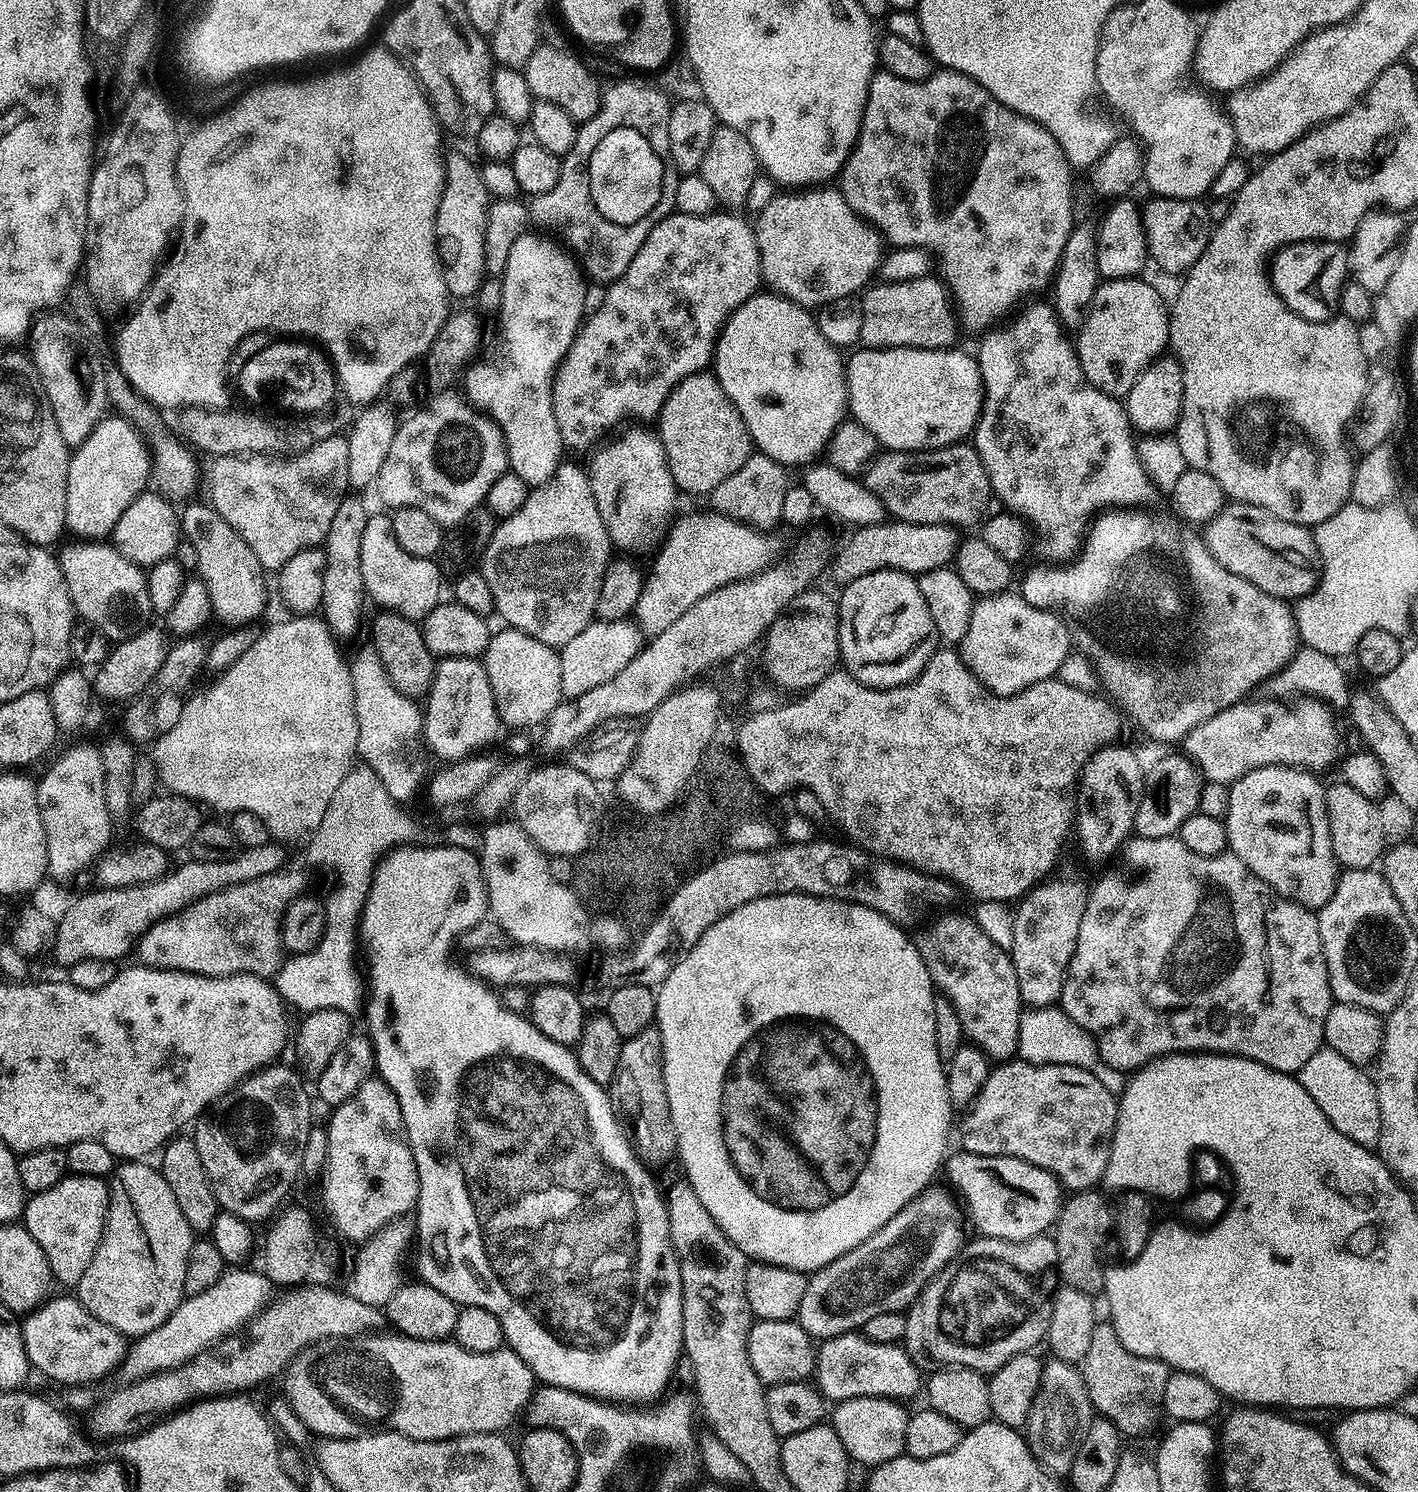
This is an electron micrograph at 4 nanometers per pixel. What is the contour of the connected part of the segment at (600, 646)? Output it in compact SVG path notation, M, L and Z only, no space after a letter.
M593 620L586 630L561 647L562 688L567 699L576 699L587 690L594 690L636 657L644 645L643 629L632 620Z

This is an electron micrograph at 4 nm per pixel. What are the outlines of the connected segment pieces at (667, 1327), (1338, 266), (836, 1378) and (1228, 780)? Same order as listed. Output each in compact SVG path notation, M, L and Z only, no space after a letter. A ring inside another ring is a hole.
M405 846L405 847L396 847L396 848L393 848L393 850L391 850L391 851L390 851L390 852L388 852L388 853L387 853L387 855L385 855L385 856L384 856L384 857L383 857L383 859L382 859L382 860L380 860L380 862L379 862L379 863L378 863L378 865L376 865L376 872L375 872L375 873L374 873L374 874L373 874L373 878L372 878L372 885L371 885L371 886L370 886L370 890L369 890L369 891L368 891L368 897L367 897L367 898L366 898L366 902L365 902L365 903L364 903L364 911L363 911L363 912L361 912L361 913L360 913L360 926L359 926L359 929L358 929L358 944L359 944L359 947L360 947L360 948L361 948L361 949L362 949L362 960L363 960L363 963L364 963L364 960L365 960L365 962L366 962L366 963L368 963L368 972L367 972L367 968L366 968L366 1003L365 1003L365 1004L364 1004L364 1005L363 1005L363 1008L362 1008L362 1016L365 1016L365 1018L366 1018L366 1019L368 1019L368 1029L366 1029L366 1035L367 1035L367 1037L368 1037L368 1039L369 1039L369 1040L371 1040L371 1041L372 1041L372 1053L373 1053L373 1054L375 1054L375 1056L376 1056L376 1072L377 1072L377 1073L378 1073L378 1076L379 1076L379 1079L381 1079L381 1080L384 1080L384 1081L385 1081L385 1082L386 1082L386 1086L388 1086L388 1087L389 1087L389 1088L390 1088L390 1090L391 1090L391 1091L392 1091L392 1093L394 1093L394 1095L395 1095L395 1096L396 1096L396 1098L397 1098L397 1100L398 1100L398 1106L399 1106L399 1107L400 1107L400 1109L401 1109L401 1110L402 1110L402 1122L403 1122L403 1123L404 1123L404 1135L405 1135L405 1136L407 1136L407 1137L408 1137L408 1145L409 1145L409 1146L410 1146L410 1150L411 1150L411 1151L412 1151L412 1153L413 1153L413 1154L414 1154L414 1162L415 1162L415 1163L416 1163L416 1169L417 1169L417 1170L418 1170L418 1182L419 1182L419 1183L420 1183L420 1197L419 1197L419 1198L417 1198L417 1200L416 1200L416 1207L415 1207L415 1209L414 1209L414 1212L415 1212L415 1216L416 1216L416 1215L417 1215L417 1216L416 1216L416 1220L415 1220L415 1219L414 1219L414 1232L415 1232L415 1236L414 1236L414 1240L415 1240L415 1243L417 1243L417 1242L418 1242L418 1243L420 1243L420 1249L418 1249L418 1250L417 1250L417 1252L416 1252L416 1272L417 1272L417 1274L418 1274L418 1275L420 1275L420 1276L417 1276L417 1277L419 1277L419 1279L420 1279L420 1280L421 1280L421 1281L423 1281L423 1283L426 1283L426 1284L429 1284L429 1285L430 1285L430 1286L432 1286L432 1287L433 1287L433 1288L434 1288L434 1290L438 1290L438 1291L439 1291L439 1292L441 1292L441 1293L442 1293L442 1294L446 1294L446 1298L450 1298L450 1299L451 1299L451 1300L453 1300L453 1302L454 1302L454 1303L455 1303L455 1304L457 1304L457 1306L463 1306L463 1307L466 1307L466 1308L469 1308L469 1307L470 1307L470 1306L482 1306L482 1310L490 1310L490 1314L494 1314L494 1318L498 1318L498 1322L502 1322L502 1330L503 1330L503 1331L504 1331L504 1343L505 1343L505 1345L507 1345L507 1347L509 1347L509 1348L511 1348L511 1350L512 1350L512 1352L513 1352L513 1353L514 1353L514 1354L518 1354L518 1358L522 1358L522 1362L526 1362L526 1366L530 1366L530 1370L531 1370L531 1371L532 1371L532 1373L533 1373L533 1374L535 1374L535 1376L536 1376L536 1378L537 1378L537 1381L539 1381L539 1383L540 1383L540 1384L541 1384L541 1385L544 1385L544 1386L547 1386L547 1387L549 1387L549 1388L565 1388L565 1389L566 1389L566 1390L574 1390L574 1391L575 1391L575 1392L580 1392L580 1393L582 1393L582 1394L583 1394L583 1395L584 1395L584 1396L594 1396L594 1397L597 1397L597 1398L599 1398L599 1399L601 1399L601 1400L607 1400L607 1401L609 1401L609 1402L652 1402L652 1401L655 1401L655 1400L656 1400L656 1399L657 1399L657 1398L660 1398L660 1397L663 1397L663 1396L664 1396L664 1395L665 1395L665 1392L666 1392L666 1389L664 1389L664 1387L666 1387L666 1386L667 1386L667 1384L668 1384L668 1379L670 1379L670 1378L671 1378L671 1376L672 1376L672 1371L674 1371L674 1370L675 1370L675 1368L676 1368L676 1363L678 1363L678 1362L679 1362L679 1360L680 1360L680 1363L681 1363L681 1360L682 1360L682 1349L683 1349L683 1346L684 1346L684 1331L683 1331L683 1330L682 1330L682 1278L681 1278L681 1277L680 1277L680 1267L679 1267L679 1266L678 1266L678 1262L677 1262L677 1261L676 1261L676 1251L675 1251L675 1250L674 1250L674 1246L673 1246L673 1245L672 1245L672 1239L671 1239L671 1238L670 1238L670 1222L669 1222L669 1221L668 1221L668 1206L667 1206L667 1203L666 1203L666 1200L665 1200L665 1197L664 1197L664 1196L663 1196L663 1195L662 1195L662 1192L661 1192L661 1189L660 1189L660 1192L659 1192L659 1190L658 1190L658 1189L656 1189L656 1180L655 1180L655 1178L654 1178L654 1177L652 1177L652 1176L651 1176L651 1174L650 1174L650 1173L648 1173L648 1172L651 1172L651 1171L649 1171L649 1169L648 1169L648 1168L647 1168L647 1167L646 1167L646 1165L645 1165L645 1163L644 1163L644 1161L643 1161L643 1160L641 1160L641 1159L640 1159L640 1157L639 1157L639 1156L637 1156L637 1155L636 1155L636 1150L635 1150L635 1148L633 1148L633 1147L632 1147L632 1141L631 1141L631 1140L629 1140L629 1139L628 1139L628 1134L627 1134L627 1132L625 1132L625 1130L624 1130L624 1127L623 1127L623 1126L621 1126L621 1124L620 1124L620 1120L619 1120L619 1118L617 1118L617 1117L616 1117L616 1111L615 1111L615 1110L613 1110L613 1109L612 1109L612 1097L611 1097L611 1095L609 1095L609 1093L608 1093L608 1092L607 1092L607 1091L606 1091L606 1088L605 1088L605 1085L602 1085L602 1084L599 1084L599 1083L598 1083L598 1082L594 1082L594 1078L590 1078L590 1074L586 1074L586 1070L582 1070L582 1066L581 1066L581 1065L580 1065L580 1059L578 1059L578 1058L577 1058L577 1056L576 1056L576 1053L575 1053L575 1051L573 1051L573 1049L570 1049L570 1048L567 1048L567 1047L566 1047L566 1046L562 1046L562 1045L561 1045L561 1044L559 1044L559 1043L558 1043L558 1042L554 1042L554 1041L553 1041L553 1040L551 1040L551 1039L550 1039L550 1038L546 1038L546 1034L542 1034L542 1030L538 1030L538 1029L537 1029L537 1028L536 1028L536 1025L535 1025L535 1024L533 1024L533 1023L532 1023L532 1021L531 1021L531 1019L529 1019L529 1017L528 1017L528 1016L527 1016L527 1015L524 1015L524 1014L521 1014L521 1013L519 1013L519 1012L512 1012L512 1011L511 1011L511 1009L509 1009L509 1008L508 1008L508 1007L507 1007L507 1005L505 1005L505 1004L504 1004L504 1002L503 1002L503 999L501 999L501 997L500 997L500 996L499 996L499 995L498 995L498 992L497 992L497 989L496 989L496 988L495 988L495 987L492 987L492 986L489 986L489 985L488 985L488 984L487 984L487 983L485 983L485 981L484 981L484 980L483 980L483 979L481 979L481 977L480 977L480 976L478 976L478 975L476 975L476 974L473 974L473 973L472 973L472 972L471 972L471 971L469 971L469 973L468 973L468 972L467 972L467 970L466 970L466 969L464 969L464 968L463 968L463 966L462 966L462 965L460 965L460 964L452 964L452 947L454 947L454 946L455 946L455 944L456 944L456 939L458 939L458 938L459 938L459 936L460 936L460 935L462 935L462 934L463 934L463 932L468 932L468 931L470 931L470 930L471 930L471 928L472 928L472 927L474 927L474 926L475 926L475 924L476 924L476 923L478 923L478 922L479 922L479 920L480 920L480 919L482 919L482 918L483 918L483 916L486 916L486 913L487 913L487 912L488 912L488 891L486 891L486 889L485 889L485 888L484 888L484 874L483 874L483 872L481 872L481 871L480 871L480 861L479 861L479 859L478 859L478 856L477 856L477 853L475 853L475 852L467 852L467 850L466 850L466 849L462 849L462 848L455 848L455 847L453 847L453 848L452 848L452 849L451 849L451 852L450 852L450 854L452 854L452 860L448 860L448 856L447 856L447 855L448 855L448 854L449 854L449 853L448 853L448 852L447 852L447 851L445 851L445 849L442 849L442 848L420 848L420 847L413 847L413 846Z
M1335 239L1306 240L1287 244L1271 257L1272 288L1294 314L1322 322L1337 315L1340 290L1349 279L1348 248L1335 244Z
M855 1331L823 1341L816 1348L814 1383L821 1394L832 1402L867 1396L907 1402L911 1396L916 1396L919 1392L921 1395L922 1372L912 1361L912 1355L900 1344L874 1342Z
M1314 698L1300 702L1304 704L1298 705L1297 708L1279 708L1276 704L1264 702L1248 703L1241 702L1214 714L1214 718L1202 722L1202 726L1194 726L1194 730L1190 730L1190 734L1184 737L1183 755L1199 768L1205 781L1213 780L1231 785L1232 781L1262 766L1284 764L1288 768L1317 770L1316 768L1328 768L1332 763L1335 765L1341 759L1340 732L1336 729L1333 711L1326 704Z

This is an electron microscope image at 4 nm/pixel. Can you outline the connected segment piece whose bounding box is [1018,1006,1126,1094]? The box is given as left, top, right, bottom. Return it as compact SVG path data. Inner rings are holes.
M1058 1006L1051 1008L1028 1008L1020 1013L1020 1029L1018 1030L1018 1056L1030 1064L1061 1064L1062 1066L1078 1066L1082 1070L1092 1072L1106 1090L1114 1094L1124 1091L1125 1073L1114 1070L1102 1062L1096 1050L1092 1036L1086 1034Z

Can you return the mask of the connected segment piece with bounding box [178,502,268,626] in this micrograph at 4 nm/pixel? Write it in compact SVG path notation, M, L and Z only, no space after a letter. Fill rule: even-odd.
M211 503L183 505L178 519L183 539L194 542L194 551L198 553L196 572L210 590L212 611L217 617L222 616L231 625L251 624L259 621L264 612L264 603L268 600L268 588L264 585L266 569L258 562L254 550L242 542L238 530L218 514Z

